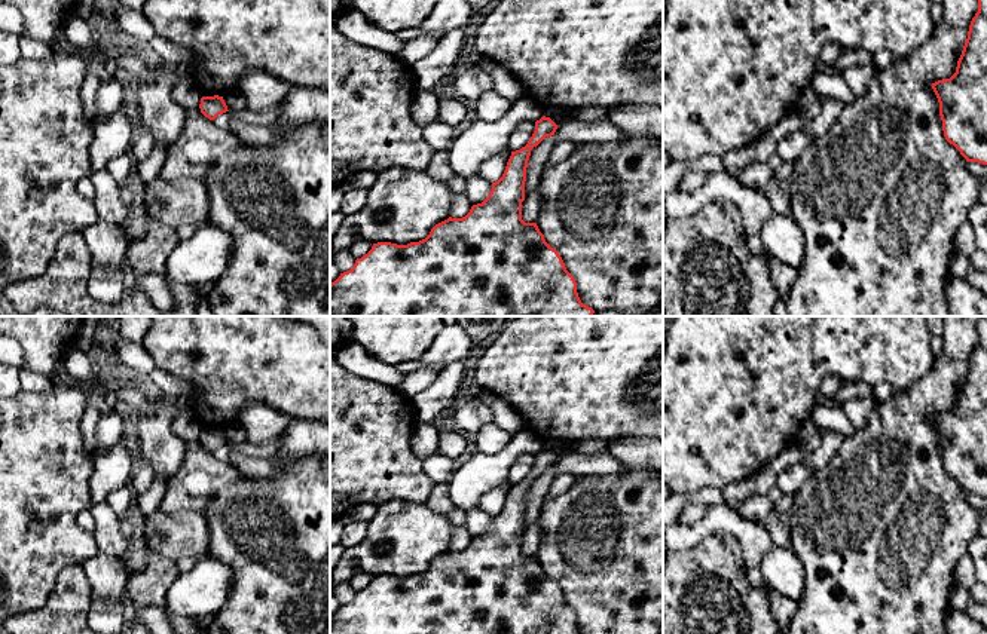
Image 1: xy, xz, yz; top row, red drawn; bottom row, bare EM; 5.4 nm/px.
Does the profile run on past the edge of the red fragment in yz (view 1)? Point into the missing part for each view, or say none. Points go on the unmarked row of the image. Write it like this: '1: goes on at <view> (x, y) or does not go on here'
1: does not go on here

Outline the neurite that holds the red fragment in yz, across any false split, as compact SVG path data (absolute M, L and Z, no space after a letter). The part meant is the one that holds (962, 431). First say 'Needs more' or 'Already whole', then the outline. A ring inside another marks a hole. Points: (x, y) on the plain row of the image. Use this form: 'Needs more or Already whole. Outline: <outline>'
Already whole. Outline: M987 316L977 322L978 344L950 411L932 416L945 472L968 494L987 497Z

